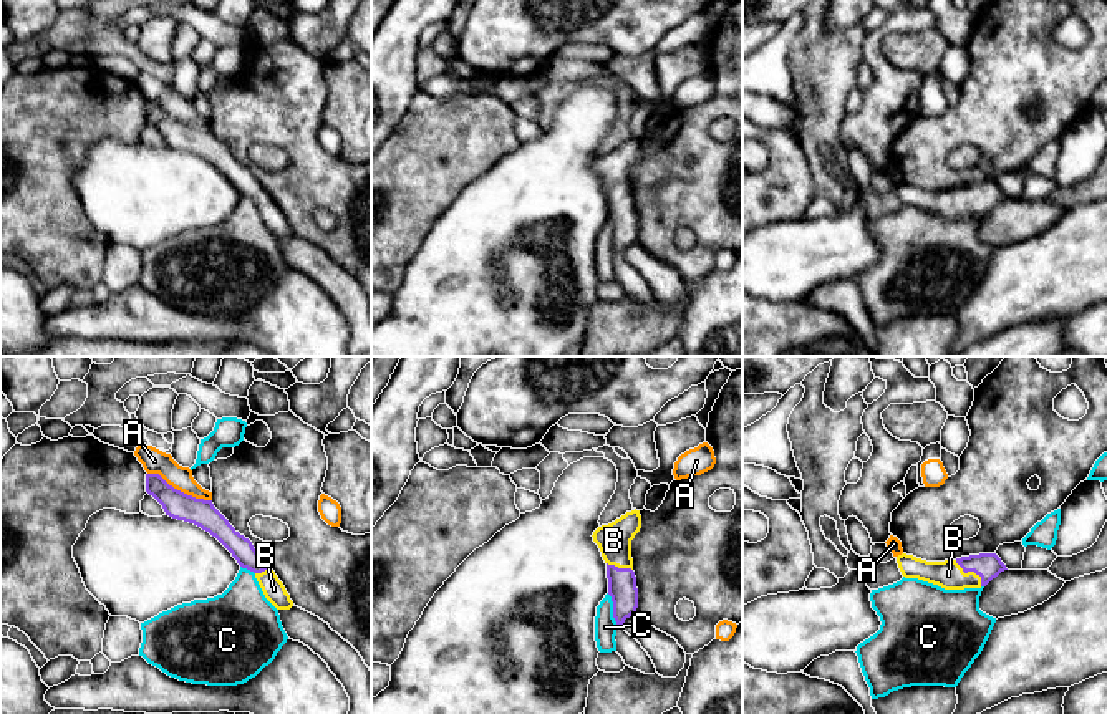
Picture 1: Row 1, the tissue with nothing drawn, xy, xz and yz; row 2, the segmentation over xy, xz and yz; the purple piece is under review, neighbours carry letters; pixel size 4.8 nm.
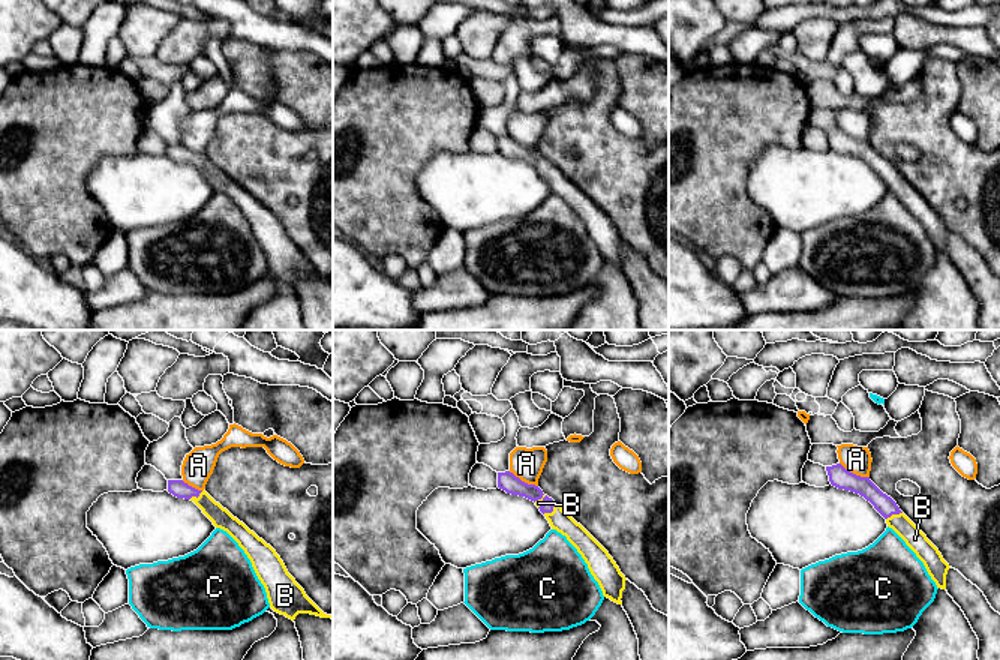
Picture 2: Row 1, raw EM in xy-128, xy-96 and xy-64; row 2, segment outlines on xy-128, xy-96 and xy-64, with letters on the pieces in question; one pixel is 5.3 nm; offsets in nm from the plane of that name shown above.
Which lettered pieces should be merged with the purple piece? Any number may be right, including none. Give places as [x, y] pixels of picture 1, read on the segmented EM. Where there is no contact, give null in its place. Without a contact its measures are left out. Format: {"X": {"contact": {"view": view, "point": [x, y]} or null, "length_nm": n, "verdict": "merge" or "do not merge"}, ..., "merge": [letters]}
{"A": {"contact": {"view": "xy", "point": [179, 491]}, "length_nm": 340, "verdict": "do not merge"}, "B": {"contact": {"view": "yz", "point": [971, 570]}, "length_nm": 180, "verdict": "merge"}, "C": {"contact": {"view": "xz", "point": [613, 610]}, "length_nm": 180, "verdict": "do not merge"}, "merge": ["B"]}

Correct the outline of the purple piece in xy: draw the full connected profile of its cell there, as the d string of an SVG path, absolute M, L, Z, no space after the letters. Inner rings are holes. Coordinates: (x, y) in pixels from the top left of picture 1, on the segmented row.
M146 474L146 492L162 505L166 515L194 523L215 537L242 568L255 573L265 598L277 610L290 610L293 606L275 572L257 553L252 542L240 535L214 507L212 500L187 495L169 485L159 474Z

